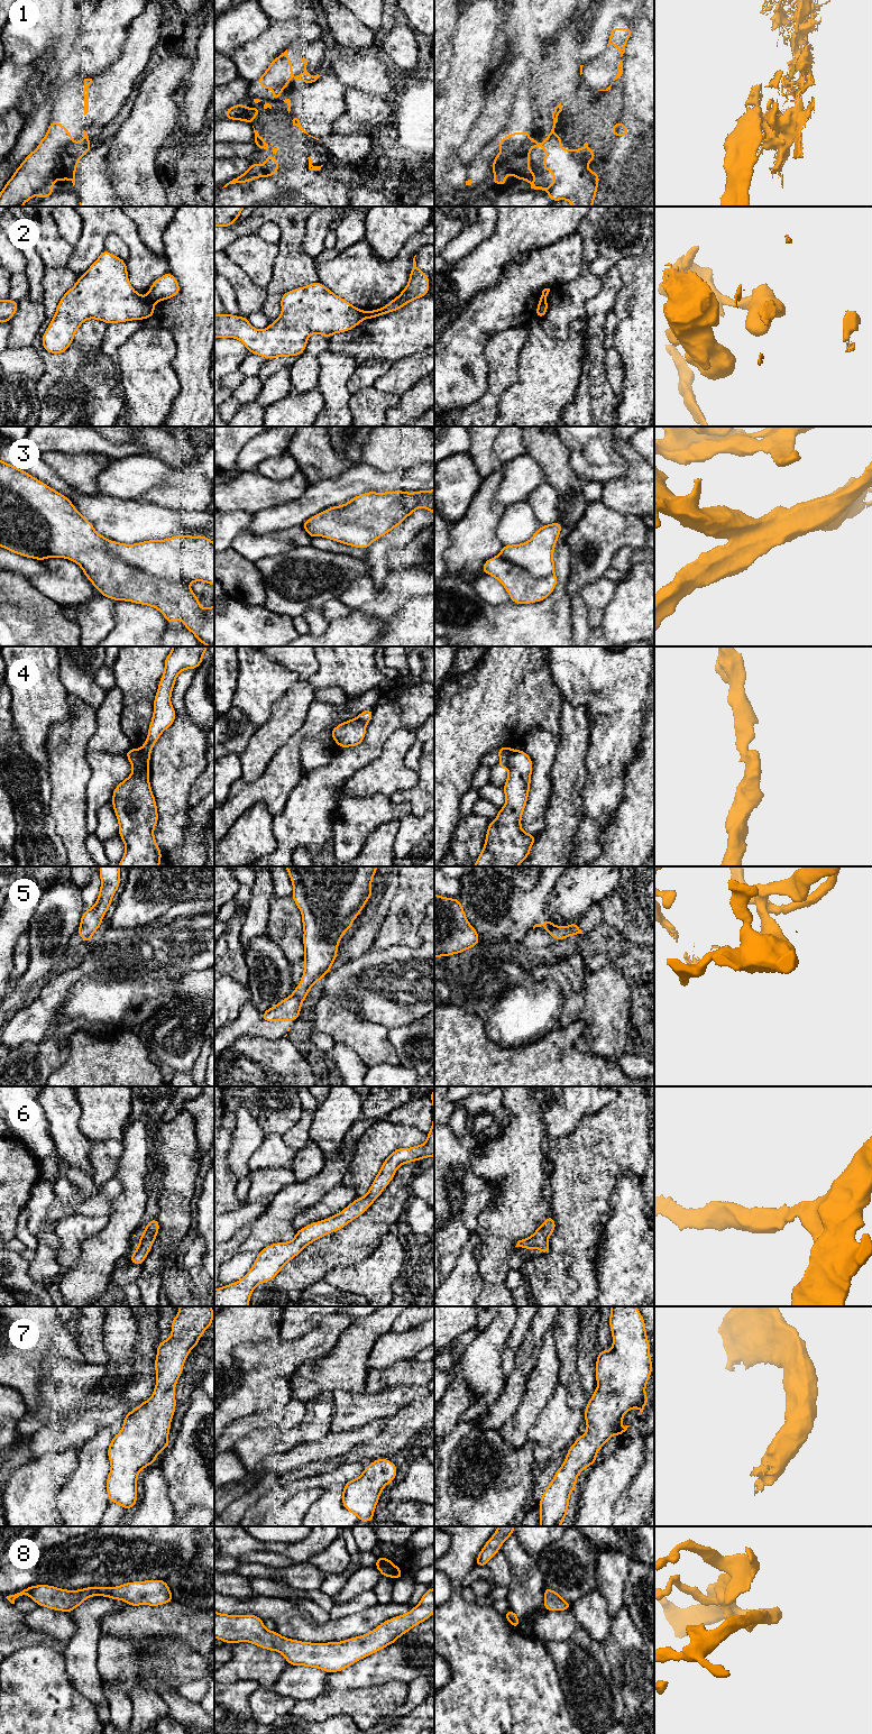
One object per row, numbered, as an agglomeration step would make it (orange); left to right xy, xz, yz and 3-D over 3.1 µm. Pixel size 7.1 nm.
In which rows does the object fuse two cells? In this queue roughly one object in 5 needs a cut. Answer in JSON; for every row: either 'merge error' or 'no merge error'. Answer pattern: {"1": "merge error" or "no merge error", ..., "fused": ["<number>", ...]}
{"1": "no merge error", "2": "merge error", "3": "no merge error", "4": "merge error", "5": "no merge error", "6": "no merge error", "7": "no merge error", "8": "no merge error", "fused": ["2", "4"]}

